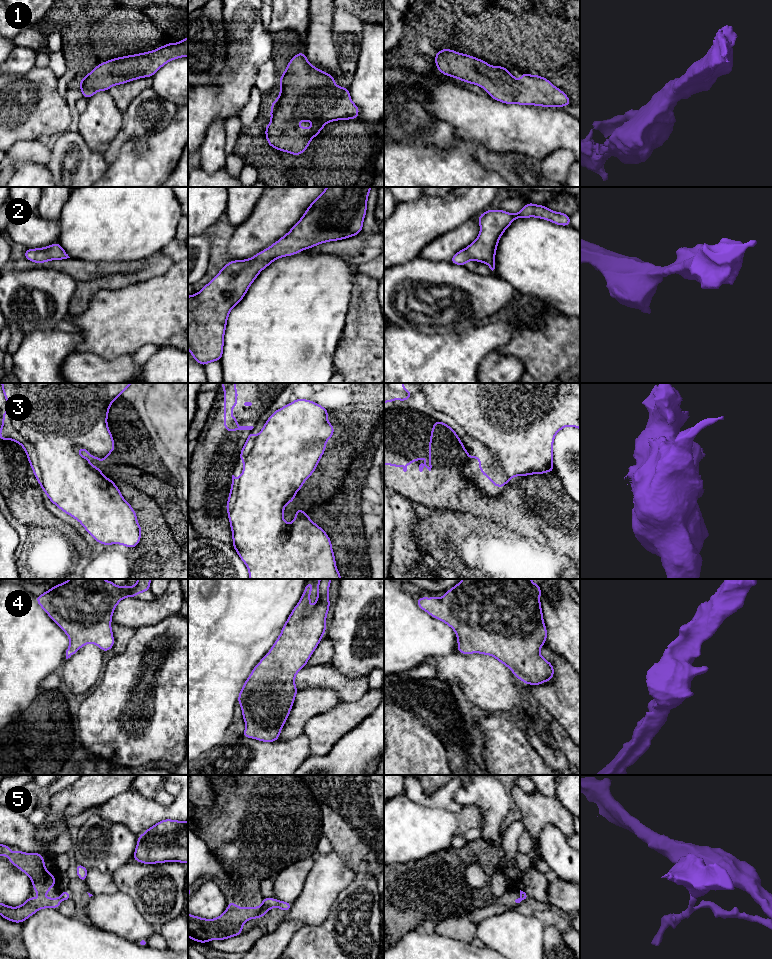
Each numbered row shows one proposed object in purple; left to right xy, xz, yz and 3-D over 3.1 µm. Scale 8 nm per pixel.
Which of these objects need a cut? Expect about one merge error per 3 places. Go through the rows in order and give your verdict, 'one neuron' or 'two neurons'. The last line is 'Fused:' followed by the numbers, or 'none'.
1: one neuron
2: one neuron
3: two neurons
4: one neuron
5: two neurons
Fused: 3, 5

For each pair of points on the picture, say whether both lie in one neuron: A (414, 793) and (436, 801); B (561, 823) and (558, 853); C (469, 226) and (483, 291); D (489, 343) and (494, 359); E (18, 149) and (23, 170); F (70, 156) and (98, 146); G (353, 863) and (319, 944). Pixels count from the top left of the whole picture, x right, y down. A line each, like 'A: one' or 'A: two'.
A: one
B: two
C: two
D: two
E: two
F: two
G: two

